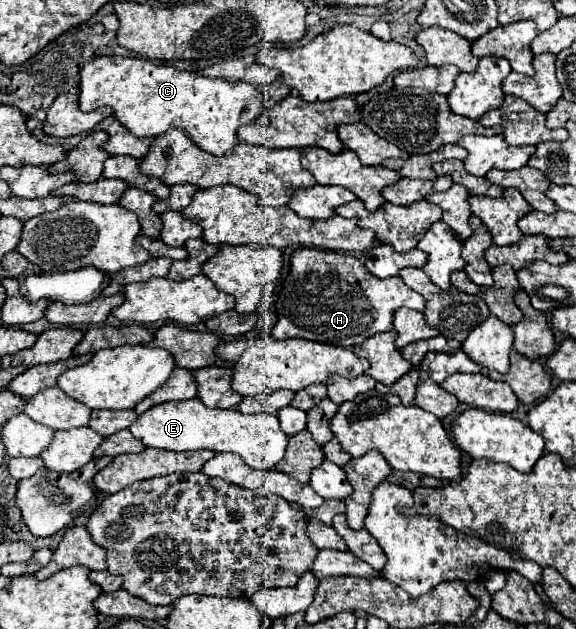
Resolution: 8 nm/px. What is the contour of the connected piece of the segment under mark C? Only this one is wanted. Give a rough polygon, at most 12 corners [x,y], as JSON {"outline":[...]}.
{"outline":[[94,57],[80,111],[136,137],[182,129],[216,157],[264,93],[138,57]]}

